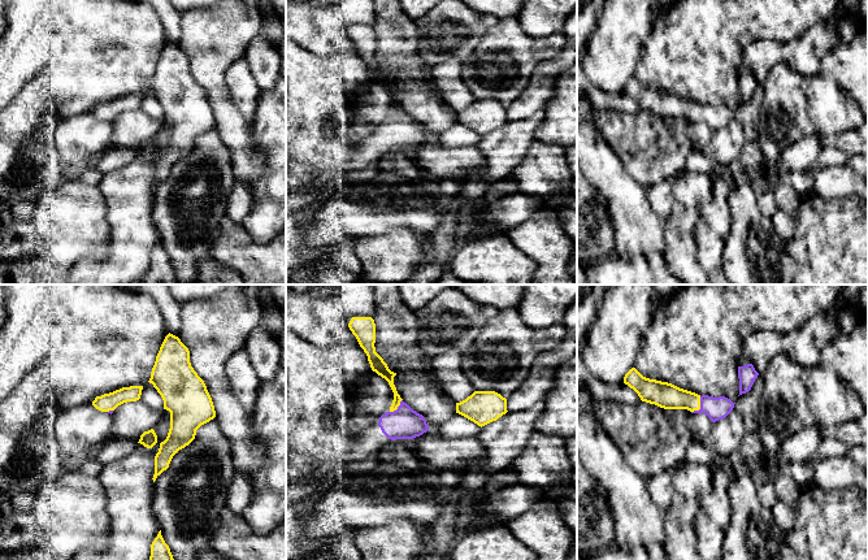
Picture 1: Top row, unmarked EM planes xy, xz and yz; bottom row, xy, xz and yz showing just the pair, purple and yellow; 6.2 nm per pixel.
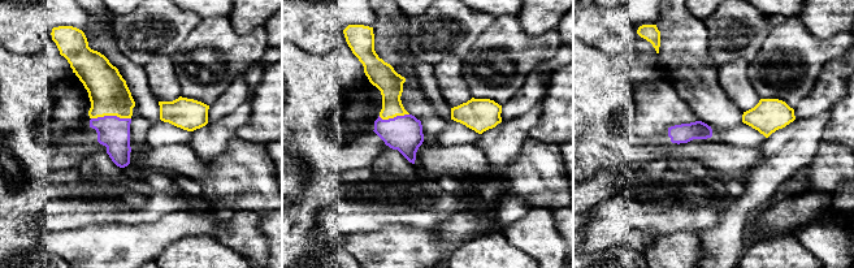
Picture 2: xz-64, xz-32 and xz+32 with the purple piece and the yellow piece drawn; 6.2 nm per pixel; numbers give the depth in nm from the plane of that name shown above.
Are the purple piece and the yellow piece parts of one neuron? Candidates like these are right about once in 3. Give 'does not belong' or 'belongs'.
belongs

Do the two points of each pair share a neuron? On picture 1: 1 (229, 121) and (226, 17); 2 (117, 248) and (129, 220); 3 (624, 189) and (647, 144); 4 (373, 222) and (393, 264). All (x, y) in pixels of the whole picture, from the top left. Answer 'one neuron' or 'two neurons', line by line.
1: one neuron
2: one neuron
3: two neurons
4: two neurons

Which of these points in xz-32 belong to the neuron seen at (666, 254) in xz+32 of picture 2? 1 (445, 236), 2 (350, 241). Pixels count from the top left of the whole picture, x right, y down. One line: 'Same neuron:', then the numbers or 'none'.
Same neuron: 1, 2

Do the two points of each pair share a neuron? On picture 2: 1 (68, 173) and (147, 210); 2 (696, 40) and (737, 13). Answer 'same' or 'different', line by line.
1: same
2: different

